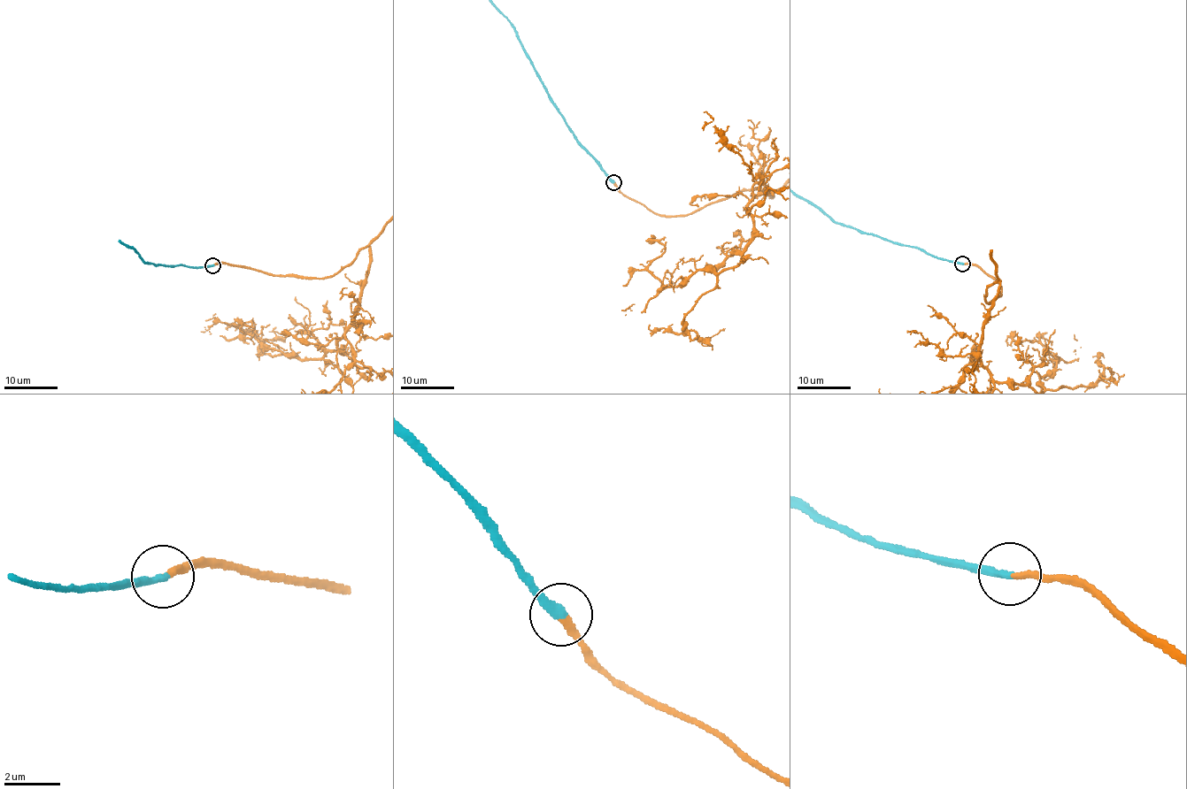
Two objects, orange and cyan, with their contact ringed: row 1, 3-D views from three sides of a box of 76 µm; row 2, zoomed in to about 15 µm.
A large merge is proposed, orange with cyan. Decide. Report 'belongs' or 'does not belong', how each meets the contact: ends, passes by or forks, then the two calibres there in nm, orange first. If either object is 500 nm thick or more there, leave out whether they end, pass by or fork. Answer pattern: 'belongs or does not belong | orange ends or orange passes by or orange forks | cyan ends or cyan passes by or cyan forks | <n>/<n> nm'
belongs | orange ends | cyan ends | 280/320 nm

